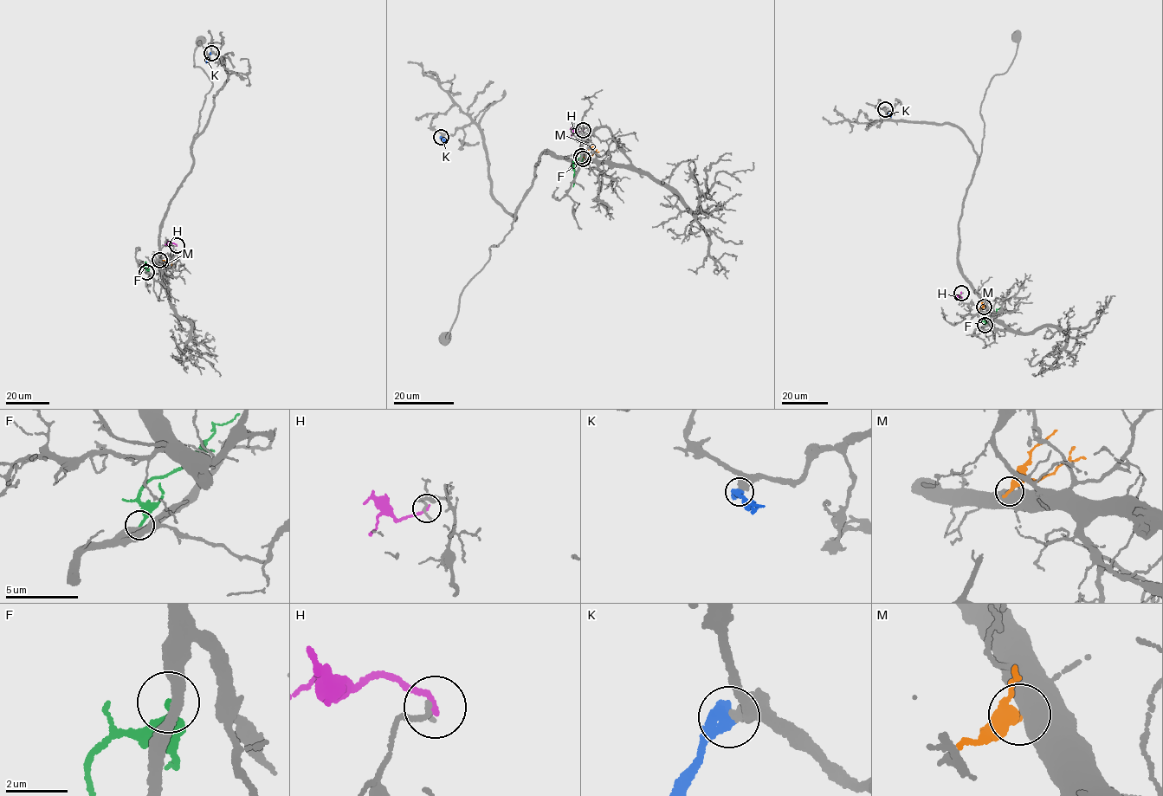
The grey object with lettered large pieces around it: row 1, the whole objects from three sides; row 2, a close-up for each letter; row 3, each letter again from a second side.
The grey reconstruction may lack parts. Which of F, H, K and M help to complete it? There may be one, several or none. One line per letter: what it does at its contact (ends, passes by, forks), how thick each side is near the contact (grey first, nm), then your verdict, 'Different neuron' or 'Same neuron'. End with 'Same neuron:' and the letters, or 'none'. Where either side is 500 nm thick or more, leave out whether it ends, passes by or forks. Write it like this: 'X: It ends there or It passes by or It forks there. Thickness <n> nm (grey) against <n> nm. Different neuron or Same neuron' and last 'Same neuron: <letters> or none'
F: It ends there. Thickness 360 nm (grey) against 220 nm. Different neuron
H: It ends there. Thickness 190 nm (grey) against 190 nm. Different neuron
K: It ends there. Thickness 400 nm (grey) against 420 nm. Same neuron
M: Thickness 800 nm (grey) against 420 nm. Different neuron
Same neuron: K

